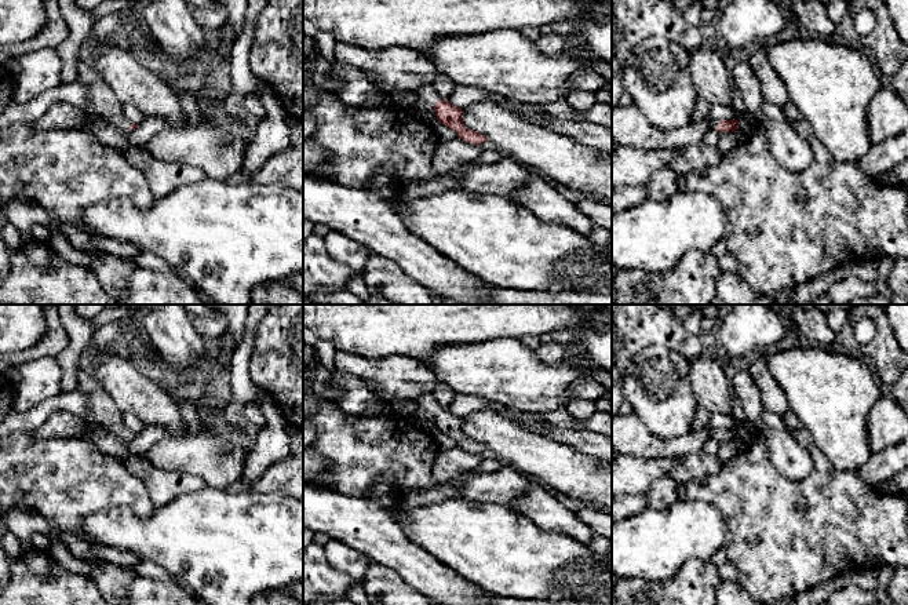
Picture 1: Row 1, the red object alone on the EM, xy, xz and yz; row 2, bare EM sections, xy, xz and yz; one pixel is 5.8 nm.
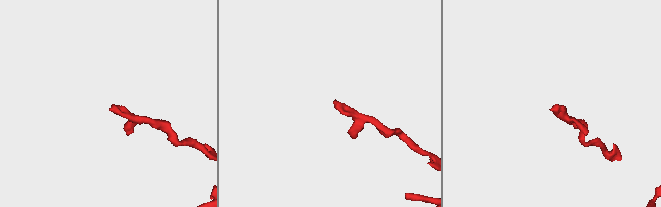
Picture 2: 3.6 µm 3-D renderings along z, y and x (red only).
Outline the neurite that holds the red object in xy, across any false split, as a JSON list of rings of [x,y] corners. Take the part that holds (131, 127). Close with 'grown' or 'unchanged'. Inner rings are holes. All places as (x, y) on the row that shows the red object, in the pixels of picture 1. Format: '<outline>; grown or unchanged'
[[[81,55],[77,59],[76,83],[85,85],[90,91],[85,110],[90,120],[101,119],[127,134],[139,127],[132,124],[123,114],[123,103],[118,101],[110,87],[98,76],[95,69],[88,63],[85,55]]]; grown

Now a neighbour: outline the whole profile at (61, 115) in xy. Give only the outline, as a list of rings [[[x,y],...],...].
[[[55,102],[33,123],[33,127],[36,131],[79,130],[83,128],[88,120],[84,110],[68,102]]]

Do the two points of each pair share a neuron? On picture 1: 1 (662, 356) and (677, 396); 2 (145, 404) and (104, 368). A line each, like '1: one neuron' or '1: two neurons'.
1: one neuron
2: one neuron

